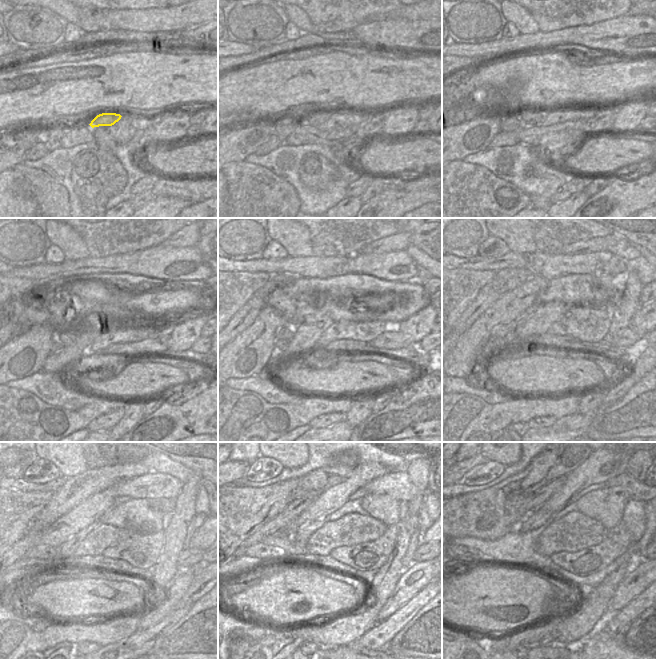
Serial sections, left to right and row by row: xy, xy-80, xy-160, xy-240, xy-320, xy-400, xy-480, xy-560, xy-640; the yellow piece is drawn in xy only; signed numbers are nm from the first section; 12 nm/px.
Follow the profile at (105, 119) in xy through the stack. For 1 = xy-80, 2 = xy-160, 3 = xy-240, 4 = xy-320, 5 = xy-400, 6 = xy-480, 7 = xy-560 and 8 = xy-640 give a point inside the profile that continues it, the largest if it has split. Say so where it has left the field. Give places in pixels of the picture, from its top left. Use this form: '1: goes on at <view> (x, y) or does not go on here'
1: goes on at xy-80 (317, 118)
2: goes on at xy-160 (528, 117)
3: goes on at xy-240 (67, 337)
4: goes on at xy-320 (286, 332)
5: goes on at xy-400 (500, 331)
6: goes on at xy-480 (41, 551)
7: goes on at xy-560 (260, 550)
8: goes on at xy-640 (462, 549)

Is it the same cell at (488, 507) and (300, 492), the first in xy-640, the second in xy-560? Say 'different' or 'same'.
different

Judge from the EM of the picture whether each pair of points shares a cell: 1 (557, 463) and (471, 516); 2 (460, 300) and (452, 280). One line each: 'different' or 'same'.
1: same
2: same

